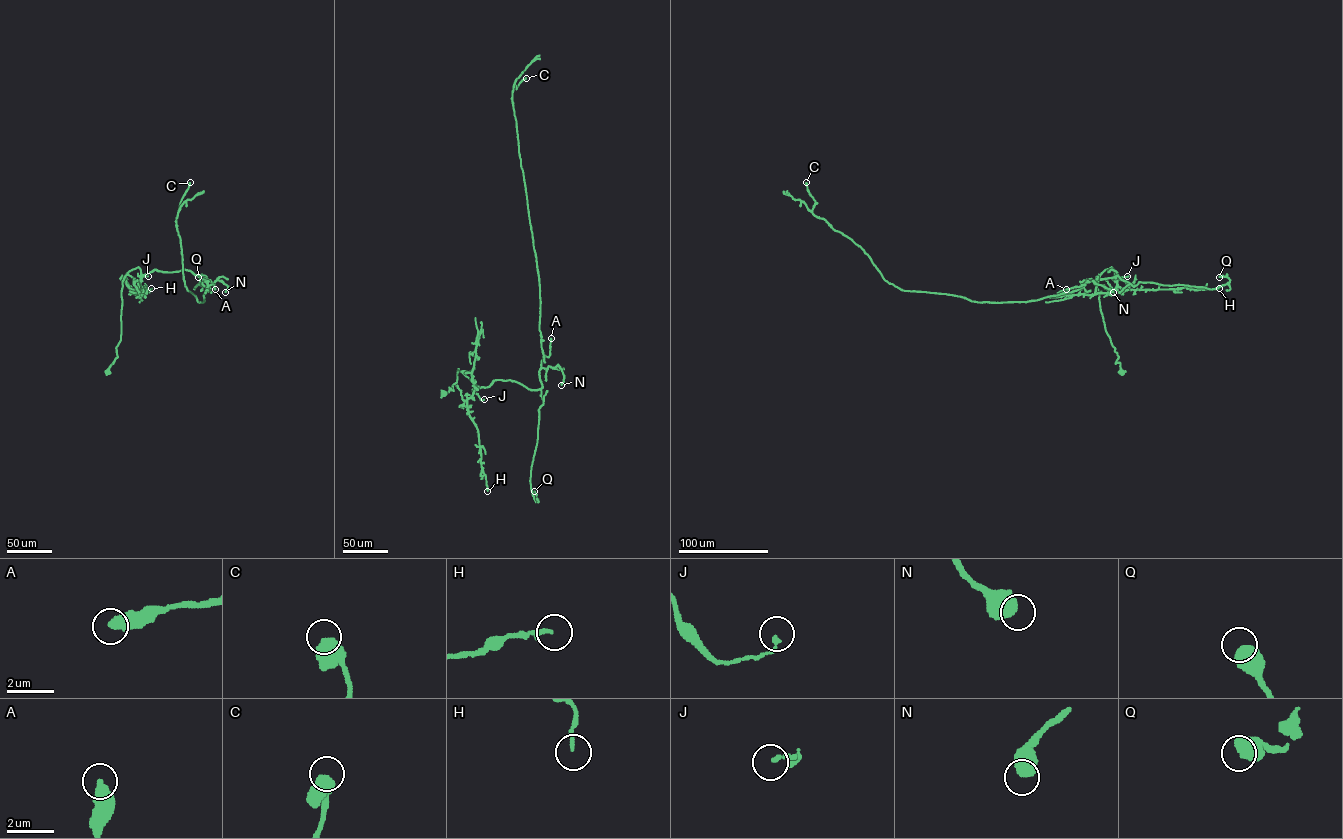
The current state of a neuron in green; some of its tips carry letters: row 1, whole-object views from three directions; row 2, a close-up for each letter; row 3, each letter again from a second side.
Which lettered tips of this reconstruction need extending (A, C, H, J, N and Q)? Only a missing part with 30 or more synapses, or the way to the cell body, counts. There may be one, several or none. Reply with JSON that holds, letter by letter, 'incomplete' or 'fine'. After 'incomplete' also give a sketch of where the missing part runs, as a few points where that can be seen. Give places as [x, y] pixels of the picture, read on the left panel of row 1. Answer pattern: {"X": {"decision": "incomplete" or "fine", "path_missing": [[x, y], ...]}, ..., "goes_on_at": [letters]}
{"A": {"decision": "fine"}, "C": {"decision": "fine"}, "H": {"decision": "fine"}, "J": {"decision": "fine"}, "N": {"decision": "fine"}, "Q": {"decision": "fine"}, "goes_on_at": []}

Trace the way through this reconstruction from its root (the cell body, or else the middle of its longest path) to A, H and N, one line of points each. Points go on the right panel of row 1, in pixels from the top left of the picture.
A: (1121, 371), (1097, 287), (1104, 270), (1111, 267), (1115, 279), (1115, 271), (1108, 271), (1117, 272), (1066, 289)
H: (1121, 371), (1100, 311), (1097, 286), (1104, 271), (1111, 267), (1116, 284), (1124, 289), (1219, 288)
N: (1121, 371), (1097, 287), (1100, 275), (1111, 267), (1115, 279), (1110, 269), (1118, 275), (1094, 284), (1113, 292)

